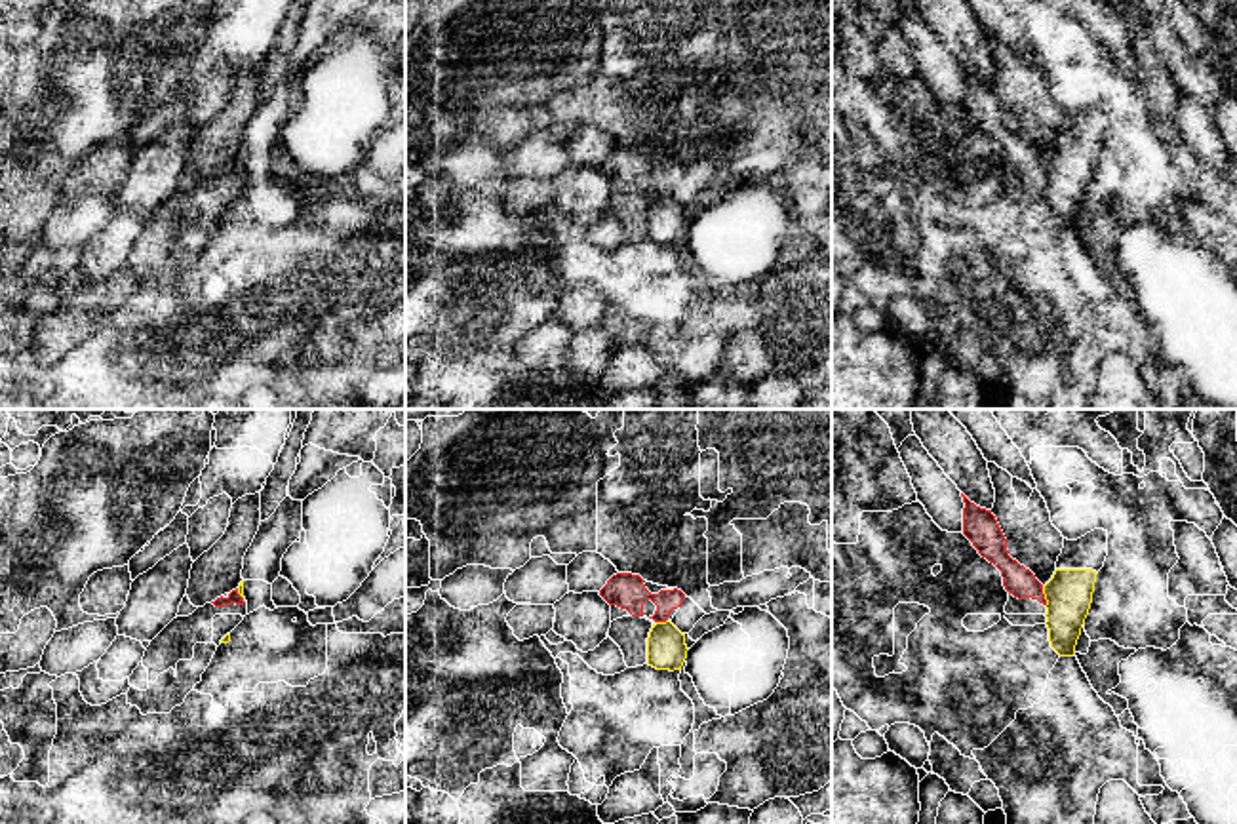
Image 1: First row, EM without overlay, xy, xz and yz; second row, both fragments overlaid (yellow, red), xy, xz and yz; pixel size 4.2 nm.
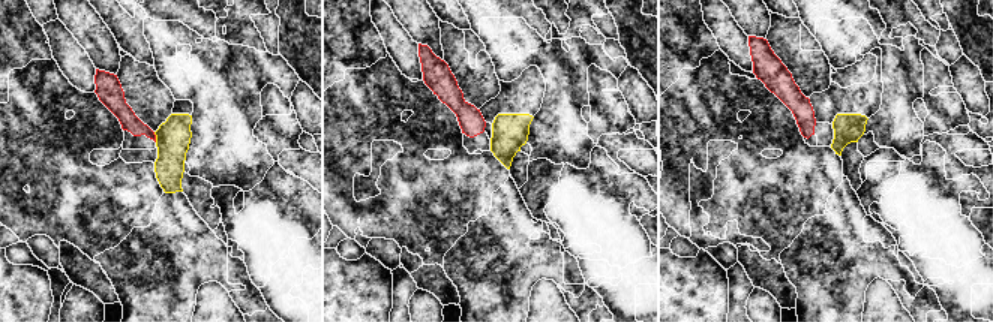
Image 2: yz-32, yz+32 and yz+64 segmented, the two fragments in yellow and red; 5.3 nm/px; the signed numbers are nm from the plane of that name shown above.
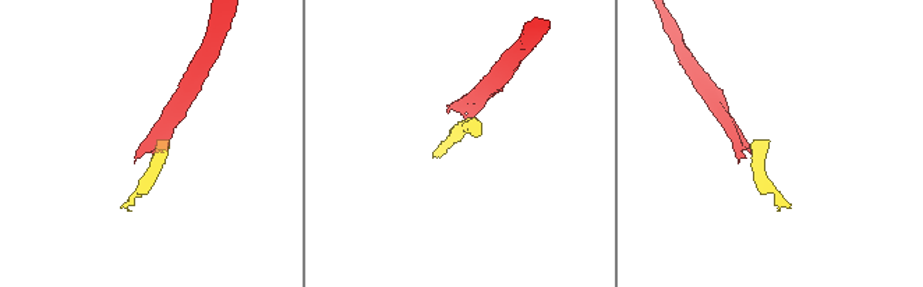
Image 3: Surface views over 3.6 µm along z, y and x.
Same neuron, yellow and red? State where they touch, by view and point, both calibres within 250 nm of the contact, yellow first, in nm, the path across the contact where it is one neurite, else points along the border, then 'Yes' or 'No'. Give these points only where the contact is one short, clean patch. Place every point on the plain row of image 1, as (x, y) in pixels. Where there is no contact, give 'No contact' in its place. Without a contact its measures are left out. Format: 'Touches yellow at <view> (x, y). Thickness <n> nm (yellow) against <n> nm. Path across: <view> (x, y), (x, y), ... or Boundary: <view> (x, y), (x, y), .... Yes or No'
Touches yellow at yz (1045, 170). Thickness 200 nm (yellow) against 130 nm. Boundary: yz (1041, 160), (1045, 179). No

